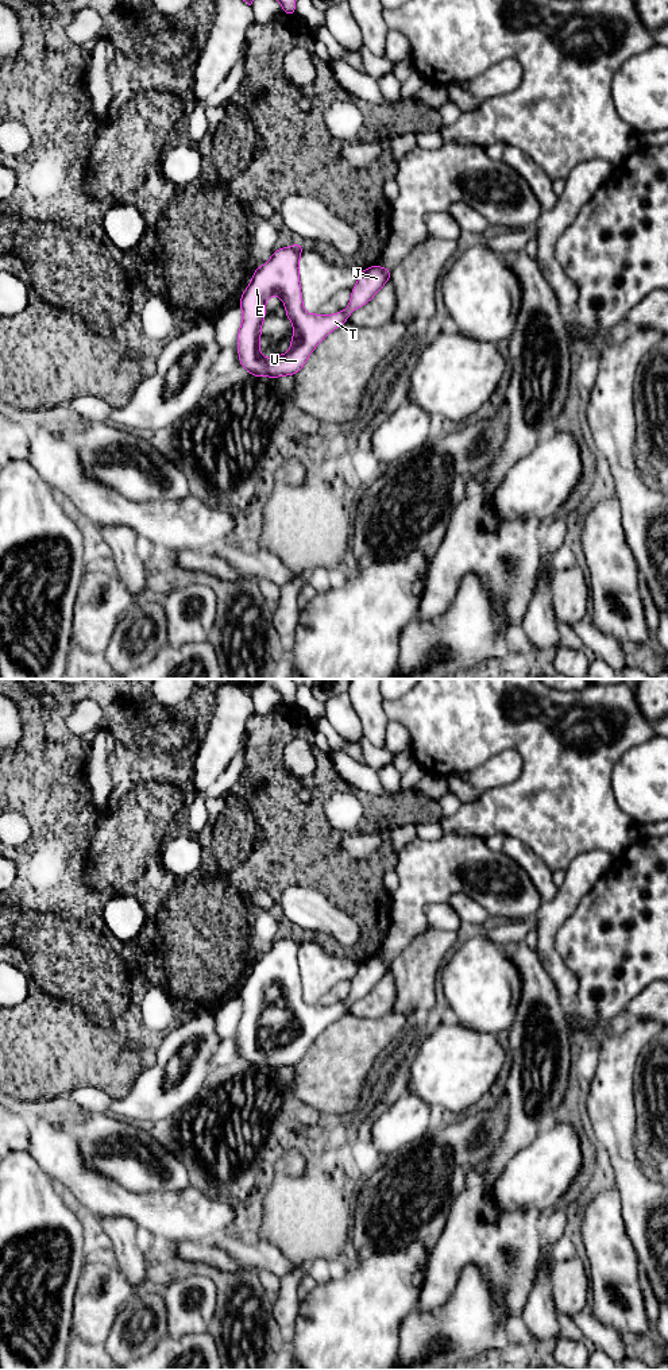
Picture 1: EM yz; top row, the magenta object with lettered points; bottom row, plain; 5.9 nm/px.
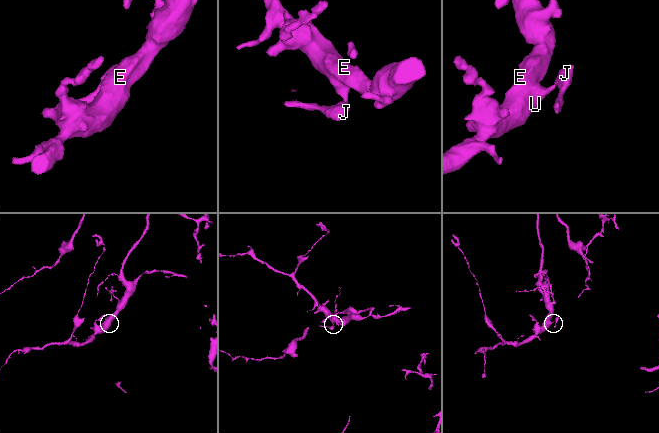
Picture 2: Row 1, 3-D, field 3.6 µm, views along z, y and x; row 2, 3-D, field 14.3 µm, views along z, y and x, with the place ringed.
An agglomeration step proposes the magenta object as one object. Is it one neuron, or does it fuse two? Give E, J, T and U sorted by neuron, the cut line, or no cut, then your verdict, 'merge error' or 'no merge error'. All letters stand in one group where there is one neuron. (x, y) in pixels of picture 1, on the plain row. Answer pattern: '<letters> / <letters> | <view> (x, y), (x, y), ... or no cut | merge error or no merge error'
E J T U | no cut | no merge error

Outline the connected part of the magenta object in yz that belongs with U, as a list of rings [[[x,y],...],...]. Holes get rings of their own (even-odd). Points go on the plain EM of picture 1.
[[[302,935],[273,941],[273,948],[262,958],[254,960],[252,972],[240,988],[242,1016],[238,1024],[239,1053],[254,1068],[278,1069],[296,1066],[313,1041],[336,1019],[345,1014],[351,1003],[364,997],[391,970],[391,961],[374,956],[358,966],[351,991],[344,1002],[332,1007],[309,1006],[304,1000],[298,954]],[[279,987],[286,1008],[293,1015],[290,1042],[265,1050],[259,1042],[260,1018],[266,1008],[266,992]]]

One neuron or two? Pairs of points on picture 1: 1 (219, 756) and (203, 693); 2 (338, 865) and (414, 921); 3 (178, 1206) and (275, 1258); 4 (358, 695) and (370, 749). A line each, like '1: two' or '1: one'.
1: two
2: two
3: one
4: two

